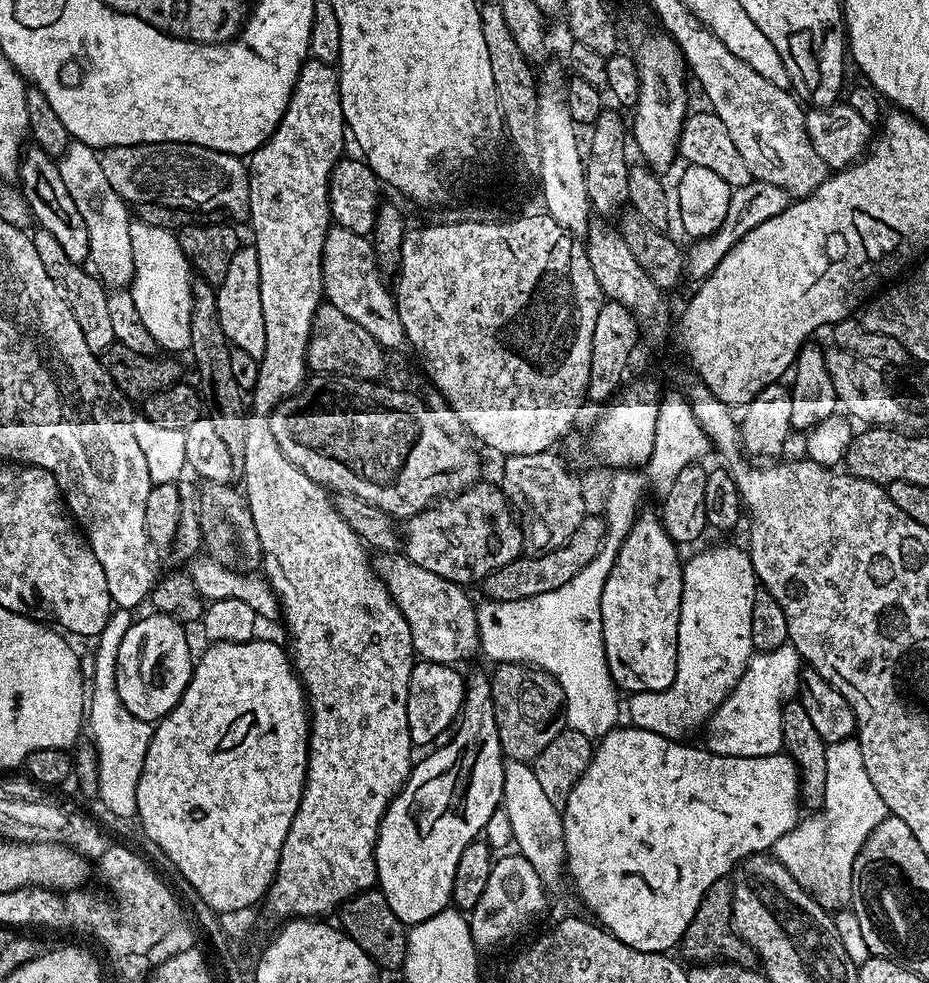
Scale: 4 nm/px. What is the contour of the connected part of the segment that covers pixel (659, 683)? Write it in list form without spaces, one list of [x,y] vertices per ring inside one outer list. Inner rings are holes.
[[[645,511],[630,530],[626,542],[616,555],[614,570],[602,586],[602,634],[606,662],[617,689],[621,693],[657,692],[666,690],[674,682],[678,658],[678,622],[680,599],[684,589],[684,565],[681,549],[670,538],[655,511]]]

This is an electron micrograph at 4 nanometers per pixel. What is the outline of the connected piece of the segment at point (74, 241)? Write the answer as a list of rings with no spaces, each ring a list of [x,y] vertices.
[[[25,147],[20,161],[18,184],[32,211],[33,221],[54,234],[54,239],[61,244],[70,262],[83,265],[90,254],[90,234],[86,230],[86,222],[82,222],[82,214],[78,214],[78,206],[74,206],[74,198],[70,198],[70,190],[66,190],[66,182],[62,182],[59,163],[38,147]]]

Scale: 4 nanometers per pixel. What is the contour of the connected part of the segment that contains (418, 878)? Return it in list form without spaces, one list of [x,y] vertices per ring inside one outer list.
[[[478,672],[467,677],[455,732],[448,744],[439,745],[432,750],[434,752],[413,765],[408,780],[399,794],[392,797],[379,825],[374,854],[377,885],[391,910],[405,926],[420,924],[451,905],[454,873],[462,852],[483,833],[490,815],[501,807],[503,801],[506,758],[501,750],[492,683],[487,673]]]

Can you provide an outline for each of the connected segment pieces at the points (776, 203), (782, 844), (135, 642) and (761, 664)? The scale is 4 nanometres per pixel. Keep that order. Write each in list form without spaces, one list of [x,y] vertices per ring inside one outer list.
[[[752,179],[746,186],[733,188],[730,210],[726,210],[726,218],[722,222],[722,226],[714,234],[703,236],[701,240],[695,241],[691,245],[692,249],[687,249],[687,275],[689,277],[692,275],[693,281],[696,282],[705,280],[716,269],[718,262],[722,262],[722,258],[726,258],[728,251],[739,240],[746,238],[746,234],[750,234],[750,230],[754,230],[754,226],[762,226],[762,222],[766,222],[770,218],[778,218],[778,214],[782,214],[788,209],[789,203],[788,192],[769,182]]]
[[[859,739],[828,745],[826,798],[820,815],[822,820],[803,819],[782,838],[778,838],[772,854],[824,908],[842,910],[853,901],[857,854],[869,834],[890,815],[886,802],[882,802],[878,790],[874,790],[874,782],[870,782],[870,774],[866,774]]]
[[[151,615],[141,620],[139,617],[132,628],[126,630],[122,646],[118,646],[116,685],[126,710],[130,710],[134,718],[159,722],[182,698],[192,677],[194,652],[192,656],[185,625],[169,616]]]
[[[791,643],[773,652],[756,652],[732,693],[708,721],[706,747],[720,756],[769,756],[784,748],[782,714],[785,703],[800,691],[802,661]]]

